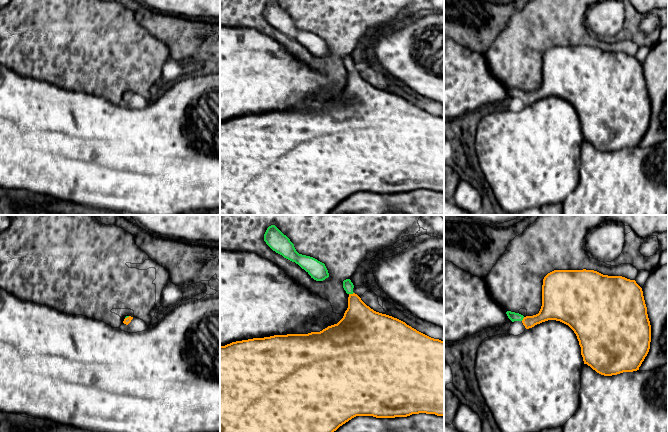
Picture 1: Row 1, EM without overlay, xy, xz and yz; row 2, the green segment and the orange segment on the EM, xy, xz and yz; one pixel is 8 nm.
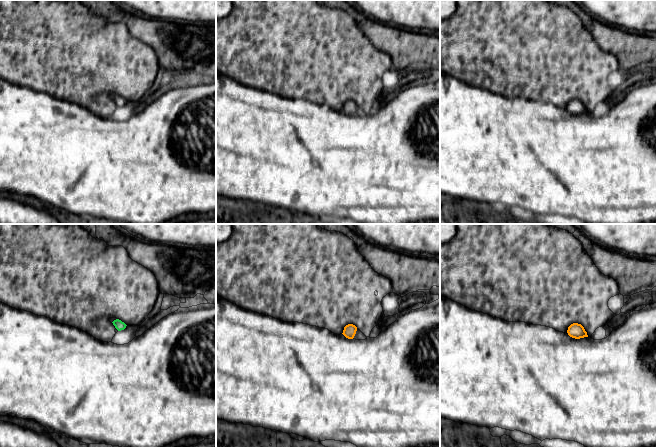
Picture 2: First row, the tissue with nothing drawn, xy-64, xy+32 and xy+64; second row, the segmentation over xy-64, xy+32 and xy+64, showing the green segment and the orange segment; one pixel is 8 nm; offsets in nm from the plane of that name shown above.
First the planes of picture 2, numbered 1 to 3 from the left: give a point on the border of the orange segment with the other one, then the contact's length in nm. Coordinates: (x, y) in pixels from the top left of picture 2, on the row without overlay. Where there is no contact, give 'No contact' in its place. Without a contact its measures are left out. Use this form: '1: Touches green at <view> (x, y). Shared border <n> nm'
1: No contact
2: No contact
3: No contact

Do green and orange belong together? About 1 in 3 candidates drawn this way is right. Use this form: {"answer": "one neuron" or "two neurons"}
{"answer": "one neuron"}

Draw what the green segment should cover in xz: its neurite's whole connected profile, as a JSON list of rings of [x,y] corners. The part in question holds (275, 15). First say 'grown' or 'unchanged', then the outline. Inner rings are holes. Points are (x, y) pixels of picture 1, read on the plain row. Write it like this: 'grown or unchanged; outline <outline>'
unchanged; outline [[[275,1],[267,4],[264,10],[264,17],[273,27],[298,40],[314,56],[323,57],[329,53],[328,46],[324,39],[313,33],[299,30],[290,15]]]

